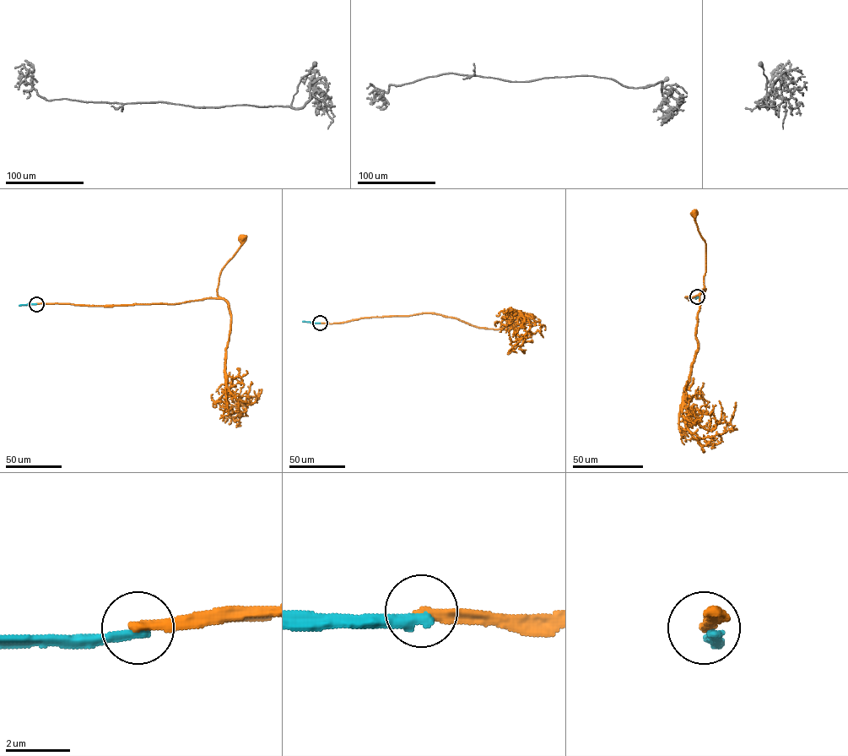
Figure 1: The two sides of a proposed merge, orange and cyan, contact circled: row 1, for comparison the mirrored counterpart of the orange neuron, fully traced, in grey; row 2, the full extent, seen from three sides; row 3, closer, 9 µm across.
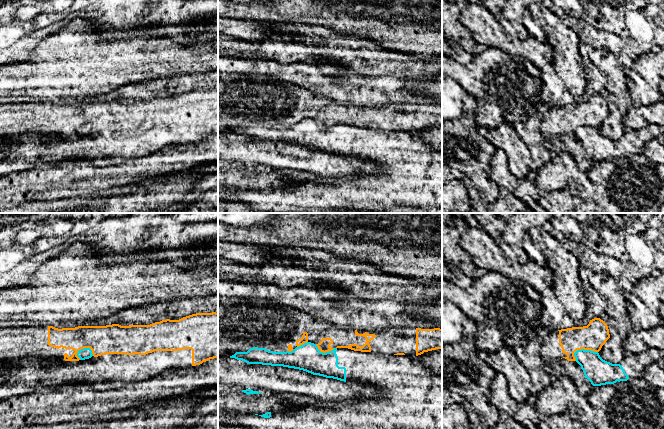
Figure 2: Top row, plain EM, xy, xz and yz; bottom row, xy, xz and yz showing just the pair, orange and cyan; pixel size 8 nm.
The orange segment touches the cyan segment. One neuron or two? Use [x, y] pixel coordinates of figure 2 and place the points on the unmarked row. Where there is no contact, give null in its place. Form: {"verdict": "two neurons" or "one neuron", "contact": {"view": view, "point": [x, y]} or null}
{"verdict": "two neurons", "contact": {"view": "yz", "point": [584, 125]}}

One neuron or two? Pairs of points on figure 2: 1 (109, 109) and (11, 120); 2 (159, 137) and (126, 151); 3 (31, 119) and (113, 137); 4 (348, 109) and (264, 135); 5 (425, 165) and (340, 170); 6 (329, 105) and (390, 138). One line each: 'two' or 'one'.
1: one
2: one
3: one
4: two
5: two
6: two

